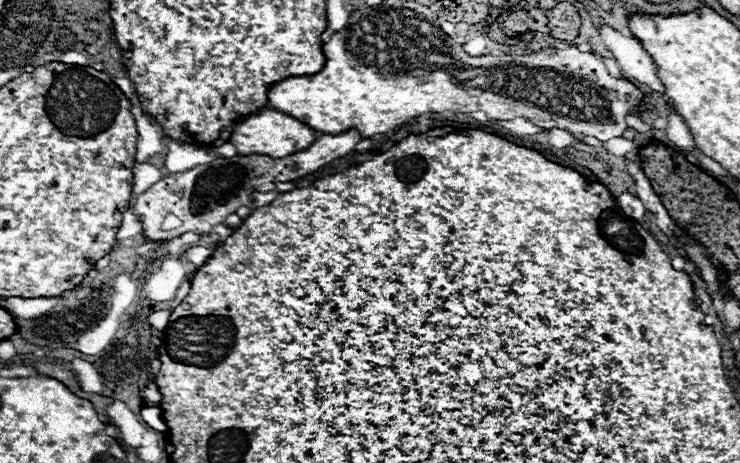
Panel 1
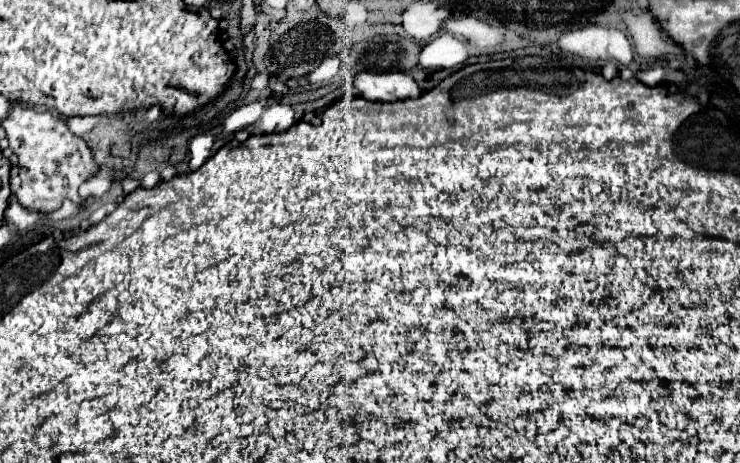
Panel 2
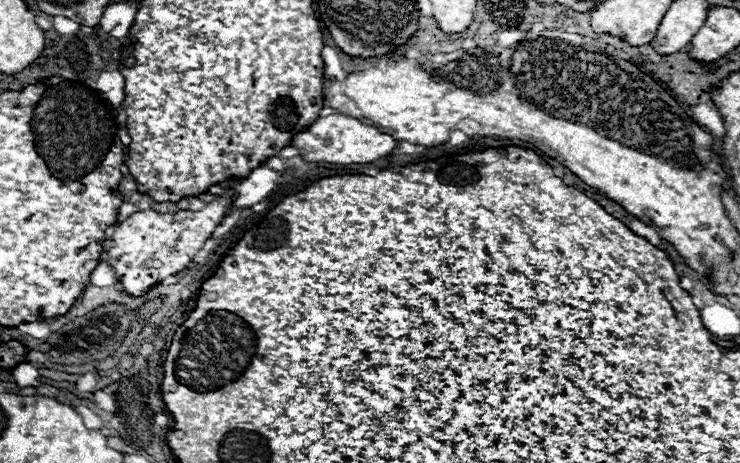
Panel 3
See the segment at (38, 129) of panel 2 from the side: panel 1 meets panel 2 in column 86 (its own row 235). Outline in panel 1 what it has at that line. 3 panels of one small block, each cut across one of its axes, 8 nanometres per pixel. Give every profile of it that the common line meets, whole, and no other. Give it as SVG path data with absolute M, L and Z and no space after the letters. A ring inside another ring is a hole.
M350 128L336 136L318 136L312 146L302 152L294 152L286 158L270 158L260 154L250 156L234 156L234 158L216 158L208 164L200 164L186 172L176 172L172 176L162 178L150 190L140 194L132 204L132 212L140 216L144 226L144 236L150 240L170 240L184 232L210 232L216 224L224 224L226 216L236 212L240 206L252 206L250 196L254 192L272 192L278 182L290 182L298 176L306 176L322 168L324 164L346 156L360 142L360 132ZM168 214L176 214L182 220L182 226L176 230L162 230L162 222Z

